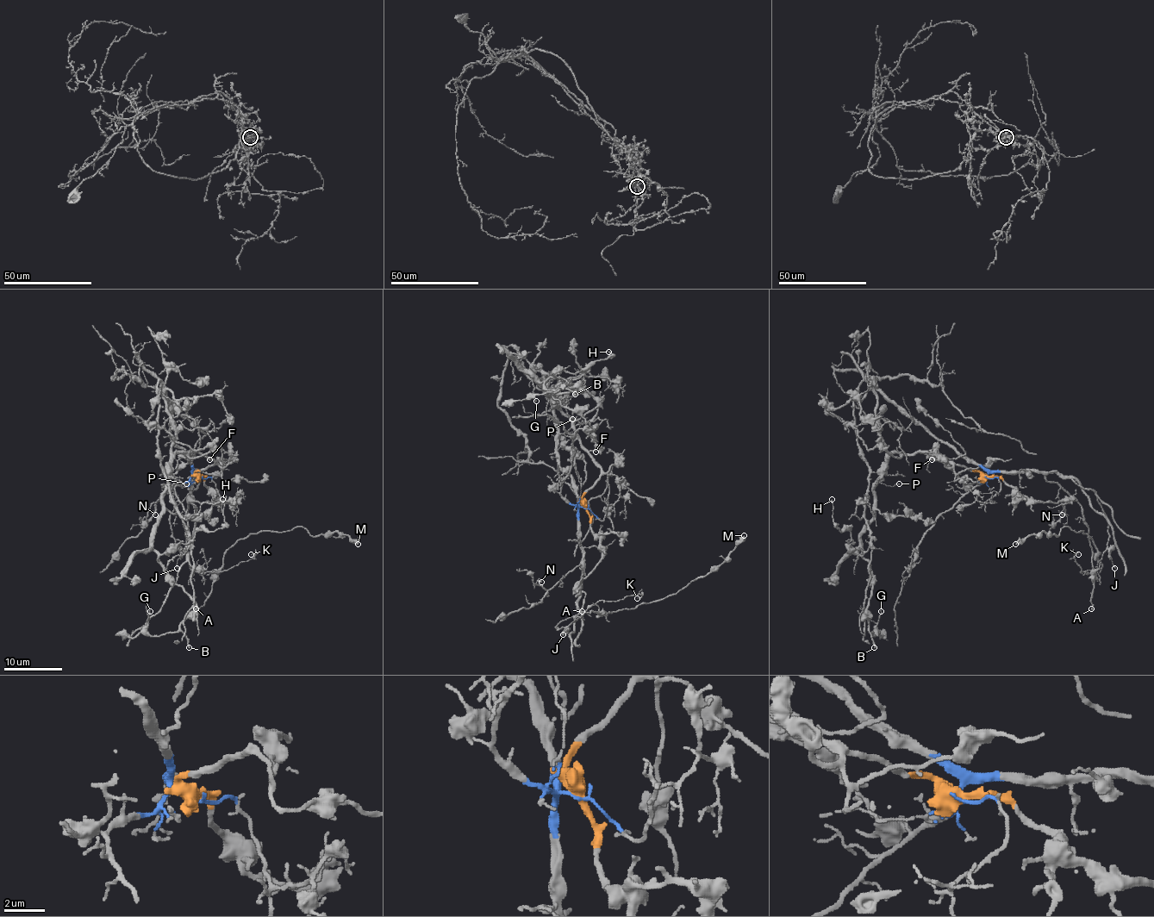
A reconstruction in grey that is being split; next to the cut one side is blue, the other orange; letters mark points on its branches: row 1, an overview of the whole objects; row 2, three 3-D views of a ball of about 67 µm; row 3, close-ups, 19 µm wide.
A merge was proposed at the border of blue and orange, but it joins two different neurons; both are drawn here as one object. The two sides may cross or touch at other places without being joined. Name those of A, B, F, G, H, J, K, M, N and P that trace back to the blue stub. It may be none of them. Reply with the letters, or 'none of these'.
A, J, K, M, N

